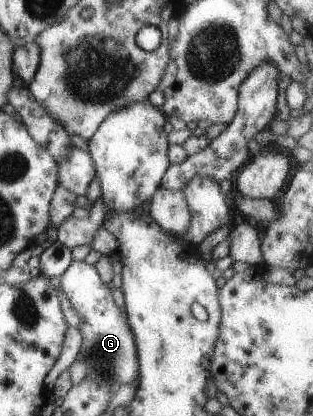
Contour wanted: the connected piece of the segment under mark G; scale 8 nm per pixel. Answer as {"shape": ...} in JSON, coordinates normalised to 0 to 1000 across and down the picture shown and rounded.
{"shape":[[[233,627],[188,671],[192,695],[220,719],[233,745],[272,769],[252,788],[265,805],[256,841],[278,846],[272,861],[288,870],[272,911],[355,916],[358,942],[367,947],[387,923],[431,913],[447,894],[435,822],[393,774],[387,745],[367,731],[355,707],[358,685],[335,683],[307,639],[272,627]]]}

